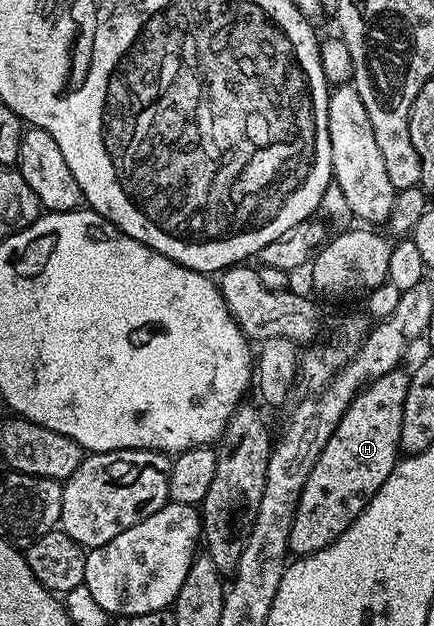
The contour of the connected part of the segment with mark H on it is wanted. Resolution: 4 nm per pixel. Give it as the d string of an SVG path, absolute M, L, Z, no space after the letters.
M405 369L388 371L383 377L376 379L374 383L368 383L368 385L353 398L351 405L346 407L343 417L335 429L335 433L331 433L331 439L327 441L327 445L323 445L323 453L319 453L319 461L315 461L315 469L311 469L311 477L307 477L307 485L303 485L303 493L299 497L299 505L295 513L295 521L291 525L291 537L289 538L289 550L294 556L297 554L298 557L304 557L334 543L334 541L357 520L359 513L363 513L363 509L371 501L371 497L375 497L375 493L379 493L383 481L387 481L387 477L393 474L393 467L399 461L401 430L403 429L403 405L407 401L409 377L410 372L408 370L405 371Z

